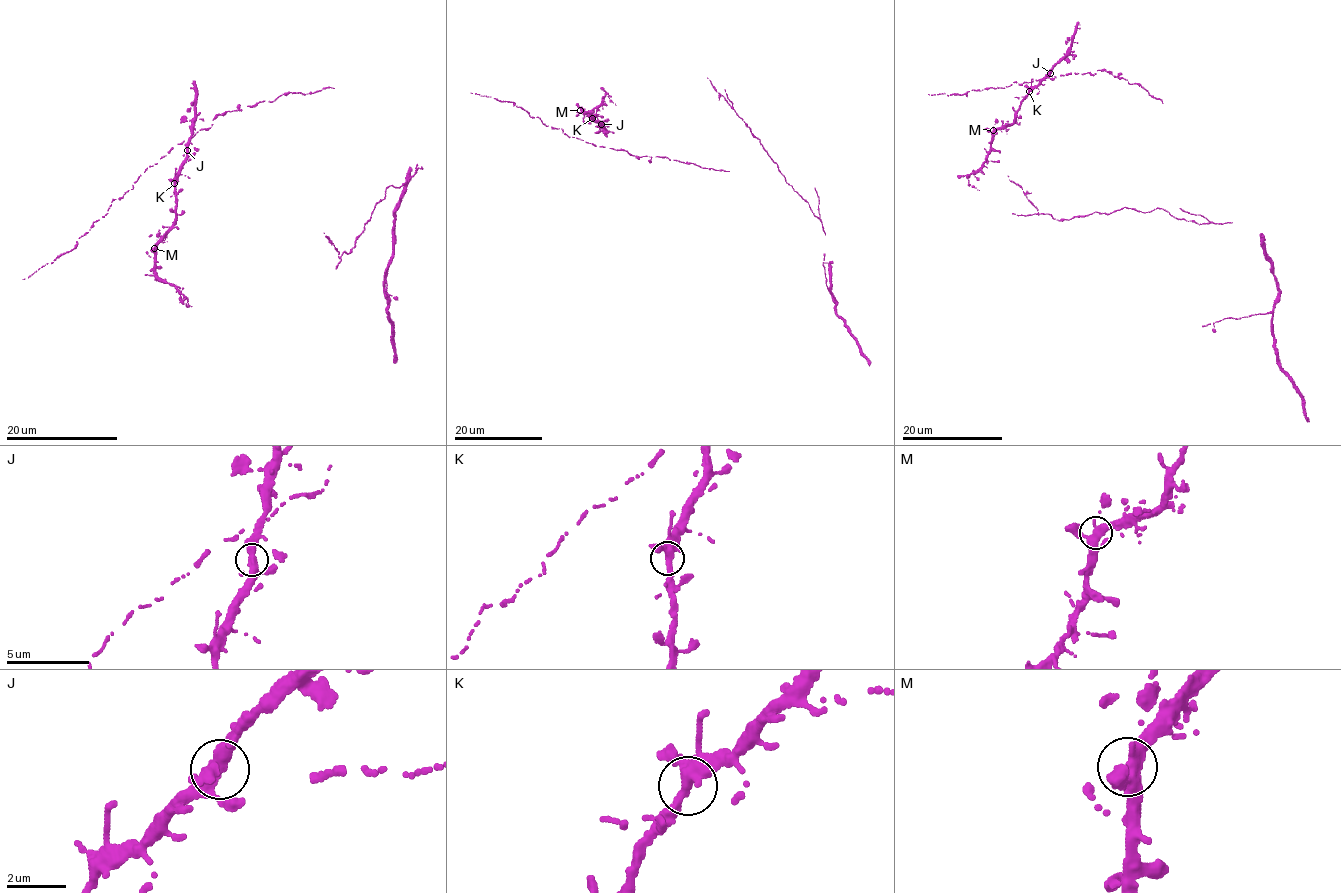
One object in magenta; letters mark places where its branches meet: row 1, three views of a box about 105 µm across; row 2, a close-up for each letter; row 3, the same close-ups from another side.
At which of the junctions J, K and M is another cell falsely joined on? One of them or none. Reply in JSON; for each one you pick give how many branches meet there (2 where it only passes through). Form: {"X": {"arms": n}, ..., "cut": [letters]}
{"cut": []}

